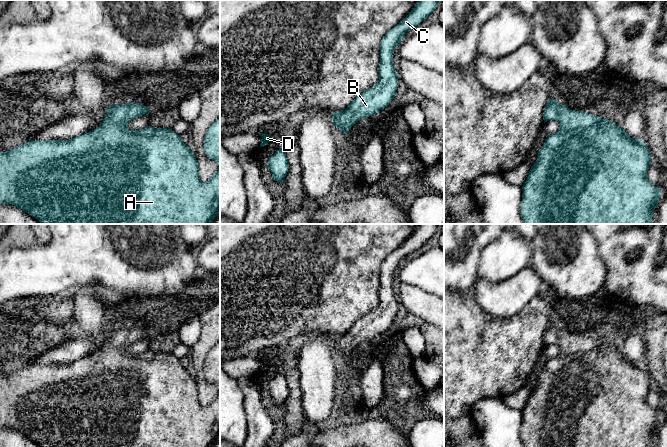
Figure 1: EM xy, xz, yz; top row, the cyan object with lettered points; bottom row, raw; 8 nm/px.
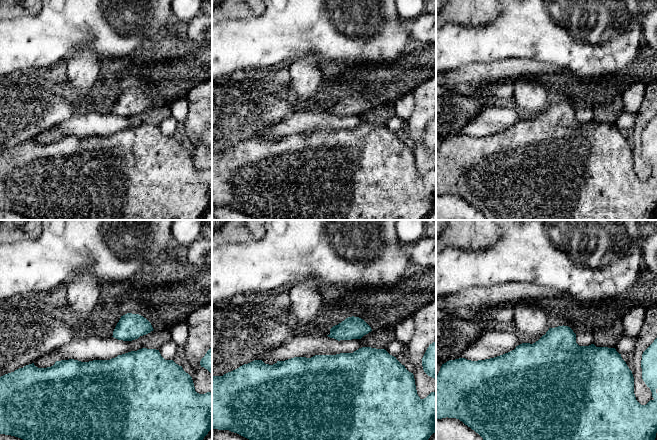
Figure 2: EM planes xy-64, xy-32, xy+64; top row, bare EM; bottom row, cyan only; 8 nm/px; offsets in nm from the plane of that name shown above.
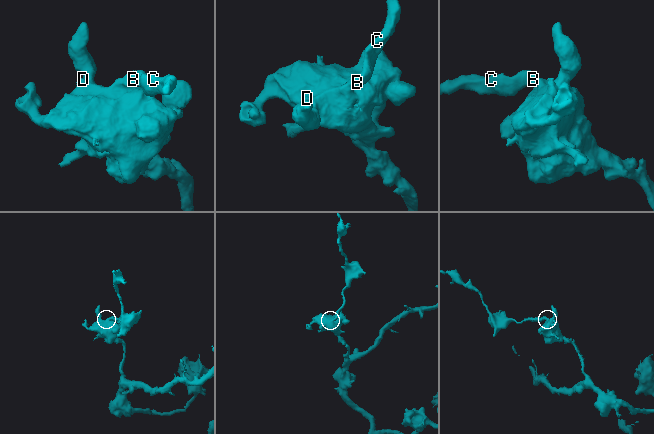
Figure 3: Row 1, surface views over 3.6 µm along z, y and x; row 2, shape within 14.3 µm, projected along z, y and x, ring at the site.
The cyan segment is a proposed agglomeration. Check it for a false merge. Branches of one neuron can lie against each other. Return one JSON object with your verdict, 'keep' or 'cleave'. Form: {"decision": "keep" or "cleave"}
{"decision": "keep"}

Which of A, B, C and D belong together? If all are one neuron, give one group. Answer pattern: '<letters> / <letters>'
A B C D

